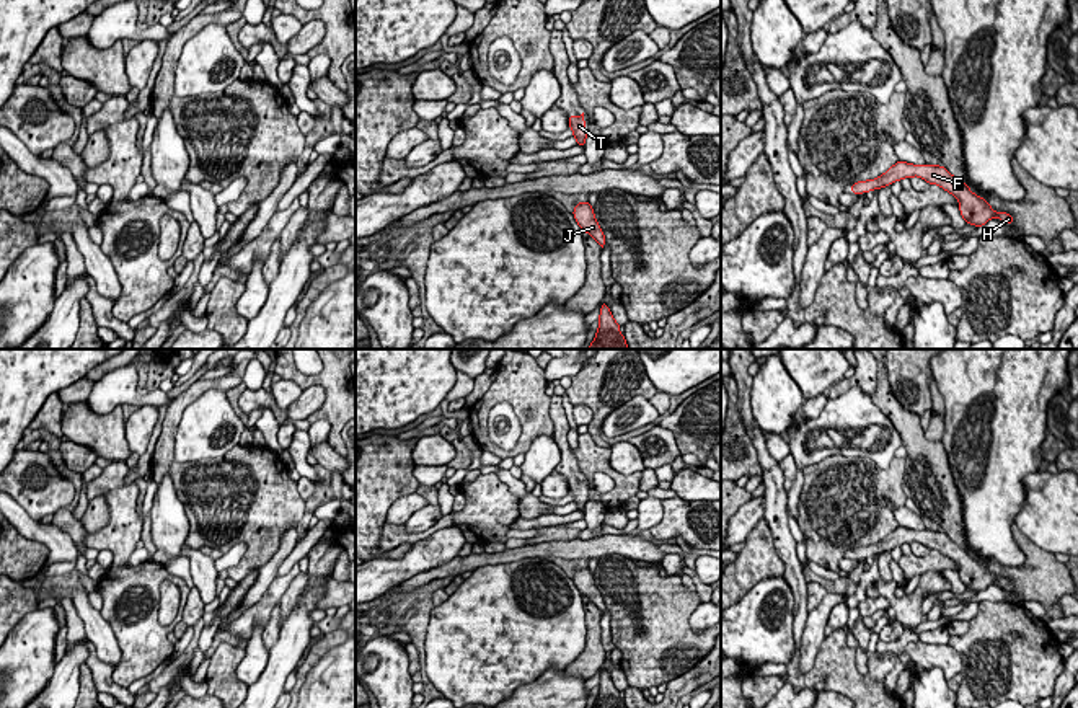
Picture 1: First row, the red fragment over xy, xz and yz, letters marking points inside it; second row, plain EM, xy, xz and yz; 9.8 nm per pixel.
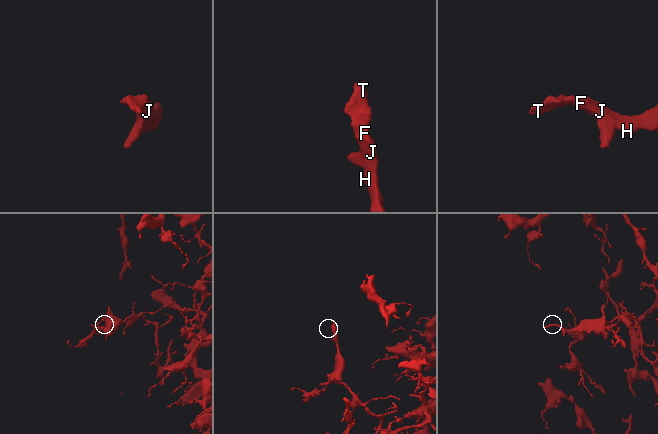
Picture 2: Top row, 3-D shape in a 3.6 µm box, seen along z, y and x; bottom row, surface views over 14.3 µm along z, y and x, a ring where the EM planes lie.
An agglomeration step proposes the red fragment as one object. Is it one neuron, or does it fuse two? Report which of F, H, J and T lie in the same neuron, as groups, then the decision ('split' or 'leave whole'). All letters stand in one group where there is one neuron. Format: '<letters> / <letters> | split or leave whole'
F H J T | leave whole

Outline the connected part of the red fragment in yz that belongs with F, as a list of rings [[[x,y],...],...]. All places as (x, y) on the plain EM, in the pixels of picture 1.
[[[897,527],[890,532],[884,540],[876,545],[858,546],[850,551],[850,556],[855,560],[863,560],[873,555],[881,555],[884,551],[890,551],[894,546],[900,546],[903,543],[918,542],[930,550],[938,550],[939,553],[951,558],[959,566],[959,576],[964,586],[970,591],[982,592],[990,584],[998,582],[1001,587],[1011,591],[1013,581],[1006,577],[995,577],[988,566],[974,560],[967,550],[952,542],[944,532],[938,530],[912,530],[905,527]]]

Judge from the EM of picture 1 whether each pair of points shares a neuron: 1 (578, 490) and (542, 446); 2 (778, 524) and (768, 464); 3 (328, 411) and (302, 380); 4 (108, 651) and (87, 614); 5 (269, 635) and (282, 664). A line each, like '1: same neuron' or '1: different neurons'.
1: different neurons
2: same neuron
3: same neuron
4: same neuron
5: different neurons

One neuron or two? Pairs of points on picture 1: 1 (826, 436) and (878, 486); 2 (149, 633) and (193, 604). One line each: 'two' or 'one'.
1: two
2: two

